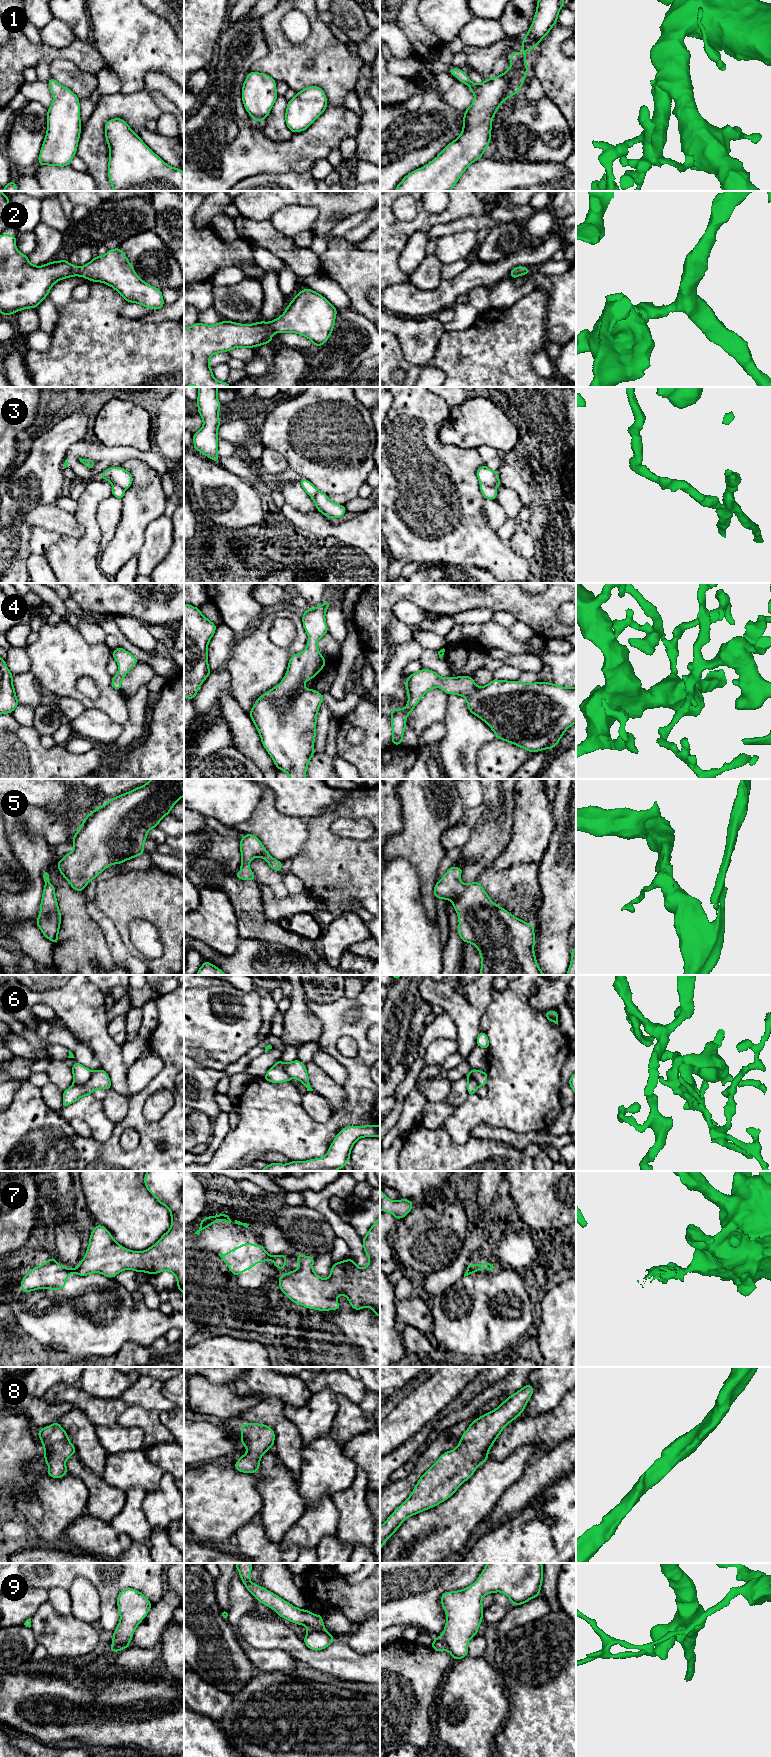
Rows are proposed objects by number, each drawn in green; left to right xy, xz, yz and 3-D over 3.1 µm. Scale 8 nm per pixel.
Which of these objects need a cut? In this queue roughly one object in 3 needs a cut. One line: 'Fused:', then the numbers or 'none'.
Fused: 3, 6, 7, 9

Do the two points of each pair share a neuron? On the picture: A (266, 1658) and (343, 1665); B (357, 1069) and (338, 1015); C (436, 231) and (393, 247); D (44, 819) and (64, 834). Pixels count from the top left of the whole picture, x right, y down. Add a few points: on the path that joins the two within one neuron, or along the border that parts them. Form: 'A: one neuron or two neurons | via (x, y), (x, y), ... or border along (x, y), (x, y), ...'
A: two neurons | border along (272, 1650), (284, 1650), (295, 1659)
B: one neuron | via (362, 1055), (362, 1041), (349, 1029)
C: two neurons | border along (448, 222), (435, 224), (427, 232)
D: one neuron | via (49, 824), (59, 833)

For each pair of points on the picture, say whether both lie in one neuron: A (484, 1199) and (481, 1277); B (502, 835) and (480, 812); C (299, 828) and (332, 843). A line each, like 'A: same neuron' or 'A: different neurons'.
A: different neurons
B: different neurons
C: different neurons

